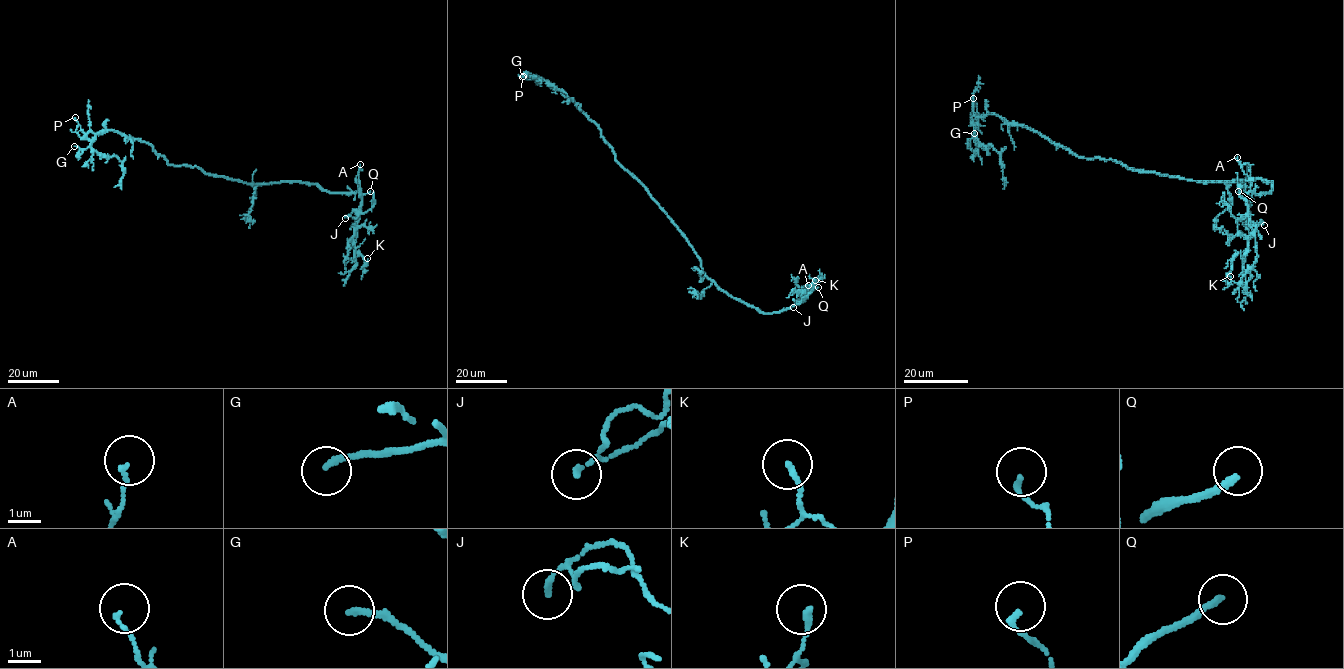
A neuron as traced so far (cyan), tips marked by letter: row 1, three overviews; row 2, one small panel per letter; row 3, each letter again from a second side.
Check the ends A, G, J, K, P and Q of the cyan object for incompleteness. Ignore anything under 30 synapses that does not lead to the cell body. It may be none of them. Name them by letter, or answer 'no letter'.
Q

